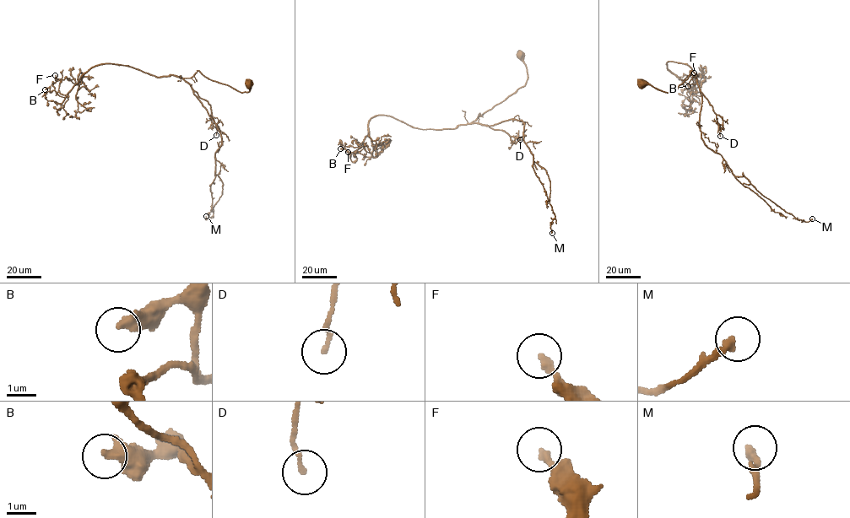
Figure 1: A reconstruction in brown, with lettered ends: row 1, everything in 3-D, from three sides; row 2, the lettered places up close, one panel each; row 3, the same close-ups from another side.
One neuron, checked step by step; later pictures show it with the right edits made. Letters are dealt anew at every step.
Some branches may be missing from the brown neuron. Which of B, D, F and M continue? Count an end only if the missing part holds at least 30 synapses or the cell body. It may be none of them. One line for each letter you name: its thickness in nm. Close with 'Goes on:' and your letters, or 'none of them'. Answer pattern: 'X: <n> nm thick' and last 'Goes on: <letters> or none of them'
Goes on: none of them

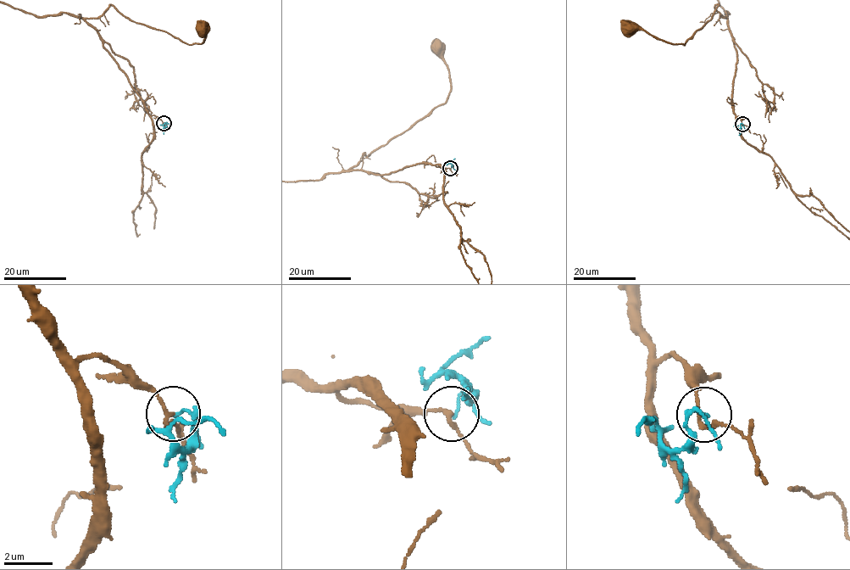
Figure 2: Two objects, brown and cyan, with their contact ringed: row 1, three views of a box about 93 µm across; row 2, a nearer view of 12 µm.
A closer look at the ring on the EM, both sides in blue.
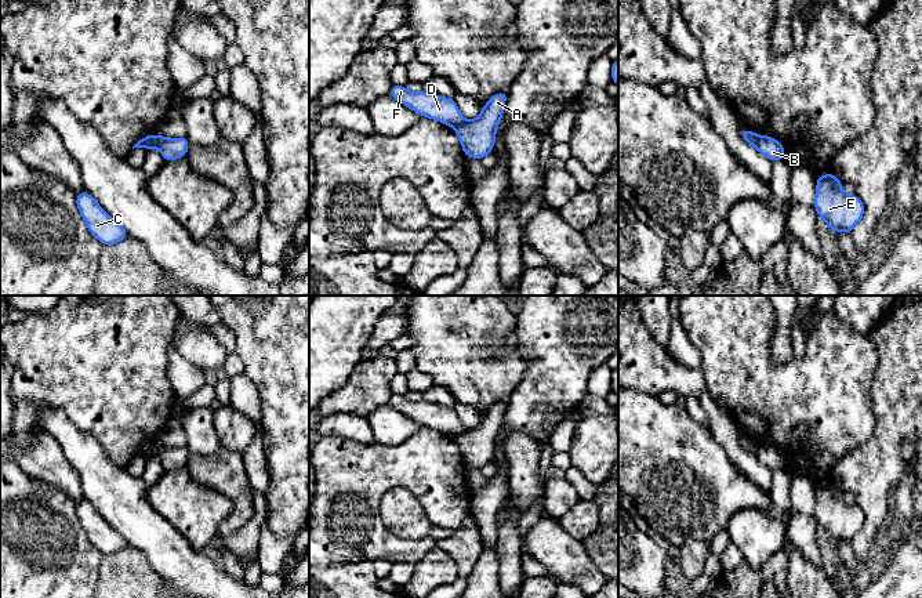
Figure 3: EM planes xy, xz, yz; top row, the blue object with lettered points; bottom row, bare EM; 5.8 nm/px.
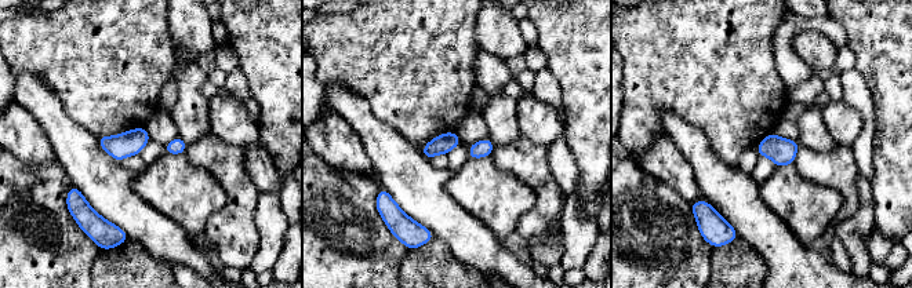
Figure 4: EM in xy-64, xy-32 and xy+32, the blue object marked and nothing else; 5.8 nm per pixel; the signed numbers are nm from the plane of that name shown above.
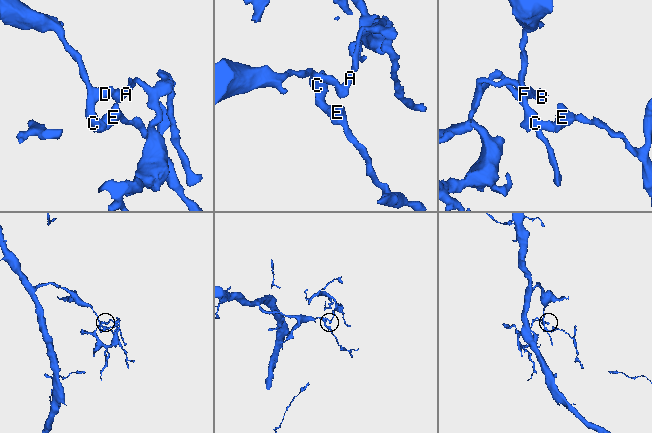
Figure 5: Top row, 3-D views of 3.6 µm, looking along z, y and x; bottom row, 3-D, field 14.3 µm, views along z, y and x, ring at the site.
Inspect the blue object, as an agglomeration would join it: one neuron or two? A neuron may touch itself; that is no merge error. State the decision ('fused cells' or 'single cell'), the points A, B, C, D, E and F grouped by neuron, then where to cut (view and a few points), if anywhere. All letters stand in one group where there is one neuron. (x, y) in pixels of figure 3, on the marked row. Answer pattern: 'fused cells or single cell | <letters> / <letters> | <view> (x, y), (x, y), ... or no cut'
fused cells | A B / C D E F | xy (156, 134), (151, 145)

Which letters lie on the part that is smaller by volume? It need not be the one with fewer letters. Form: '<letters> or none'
A, B

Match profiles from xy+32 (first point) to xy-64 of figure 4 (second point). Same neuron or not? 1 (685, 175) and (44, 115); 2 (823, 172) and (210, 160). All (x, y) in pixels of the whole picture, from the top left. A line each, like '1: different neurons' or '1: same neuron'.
1: different neurons
2: same neuron

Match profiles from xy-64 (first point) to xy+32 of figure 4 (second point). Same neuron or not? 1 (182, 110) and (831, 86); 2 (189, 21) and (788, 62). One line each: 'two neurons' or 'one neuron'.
1: two neurons
2: two neurons

